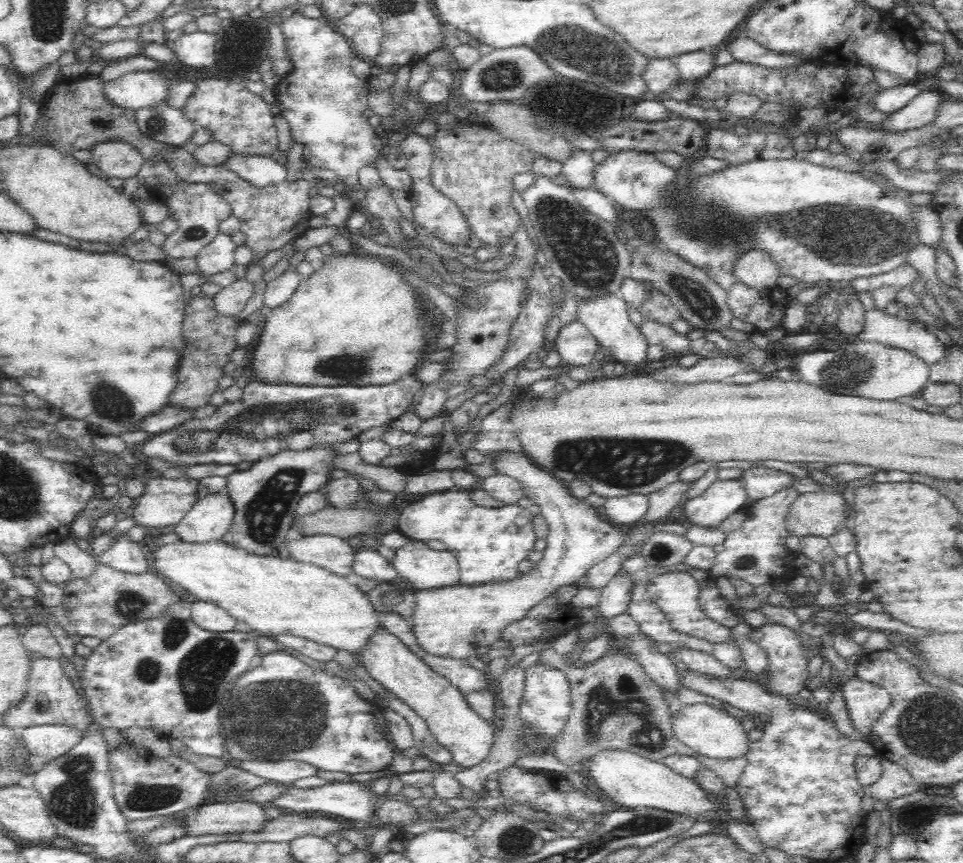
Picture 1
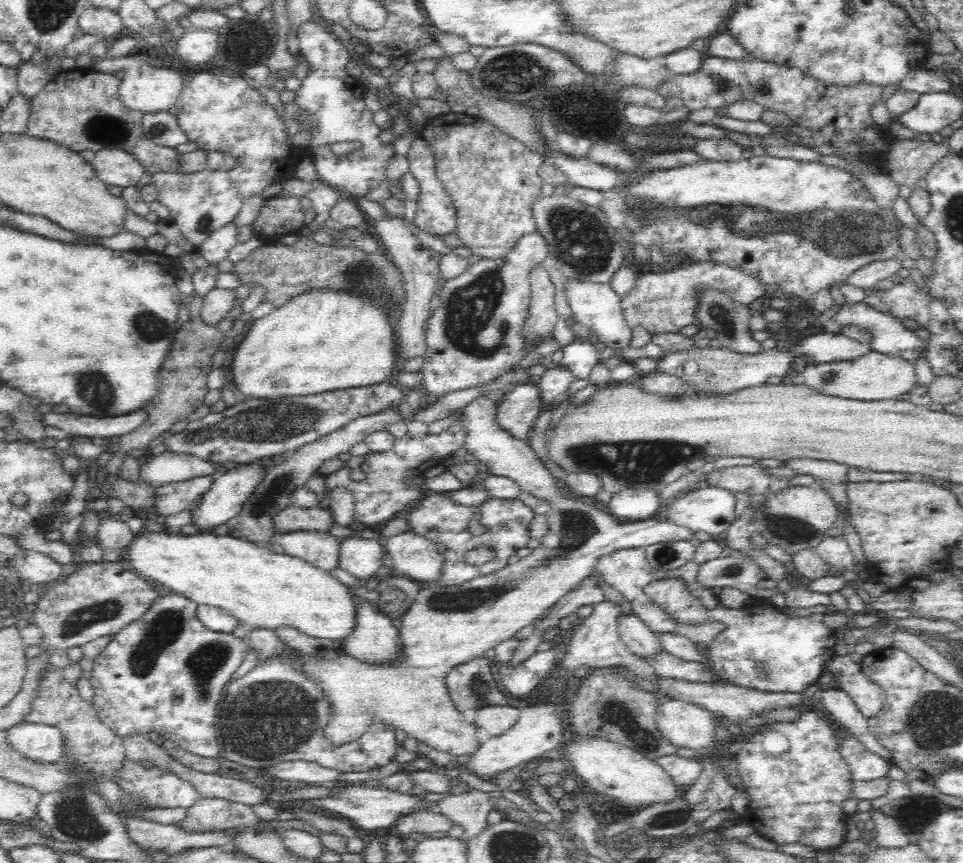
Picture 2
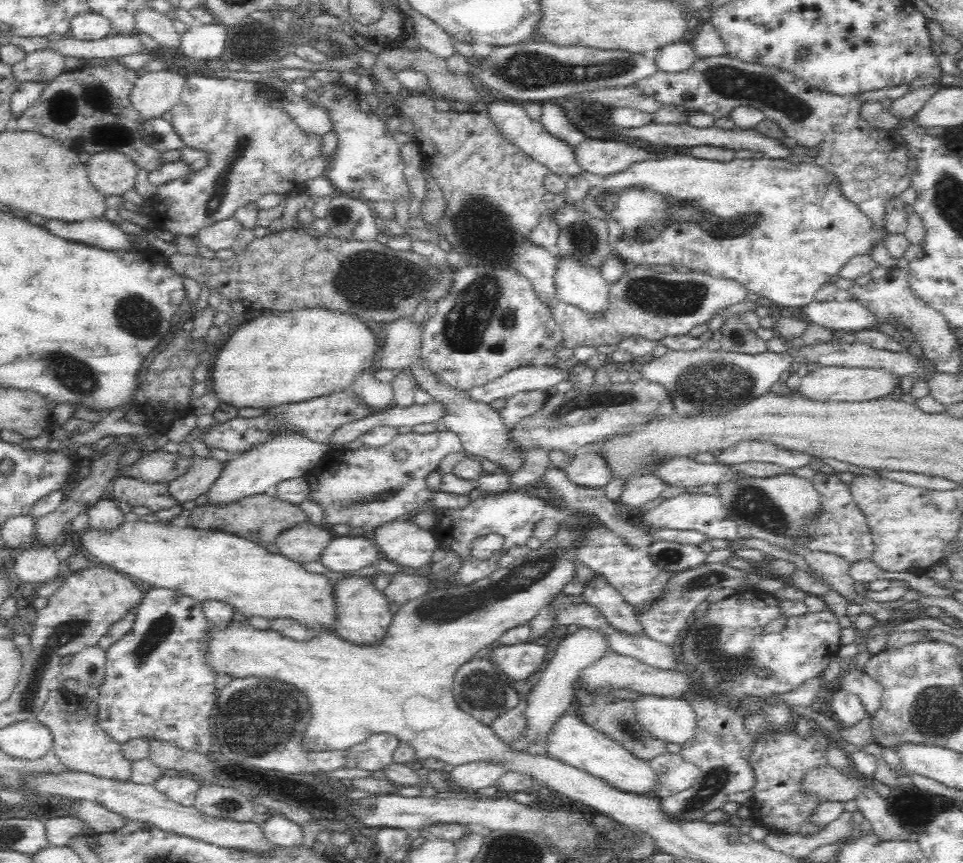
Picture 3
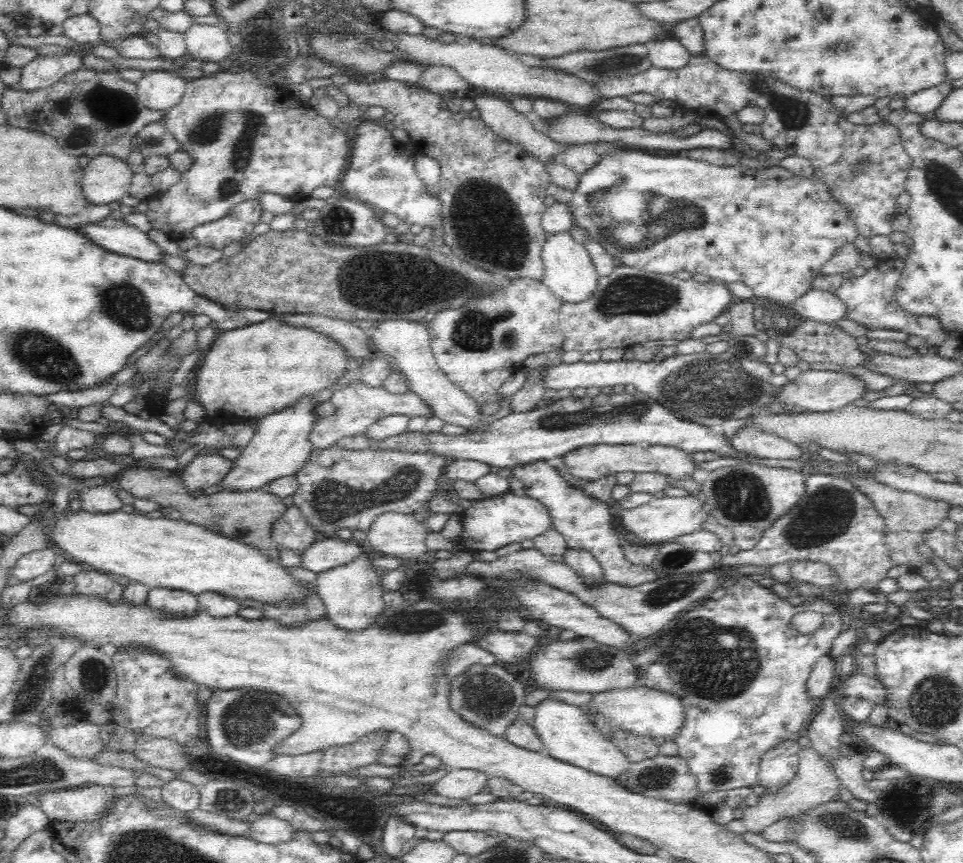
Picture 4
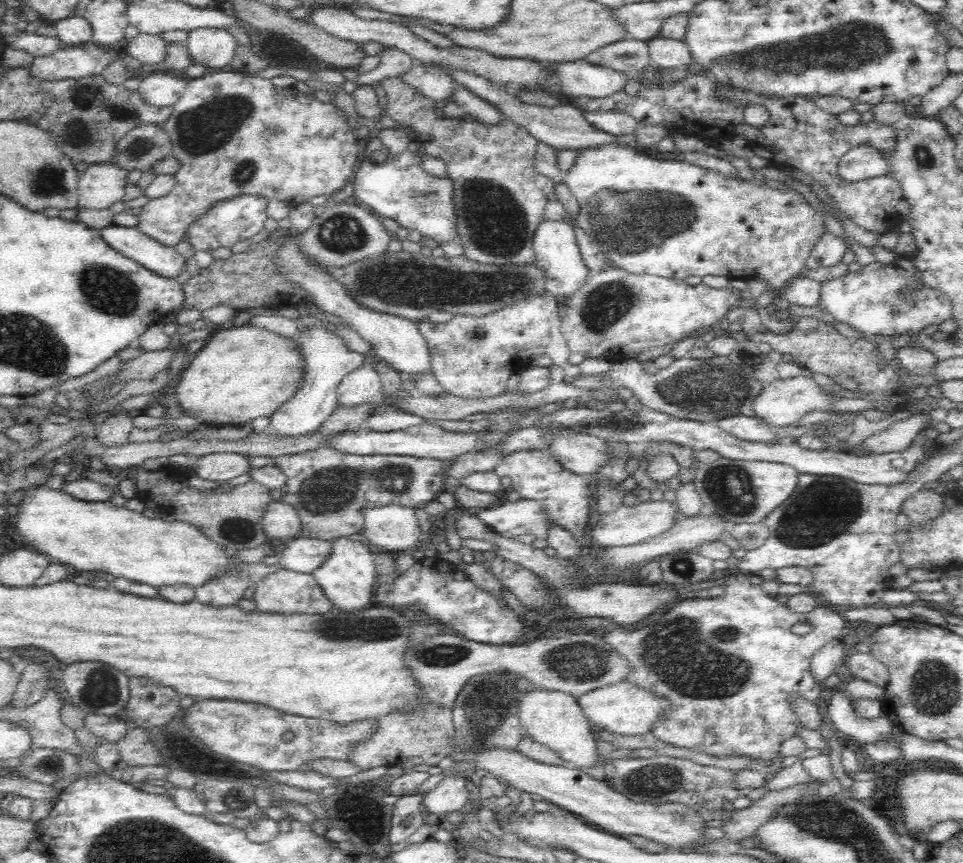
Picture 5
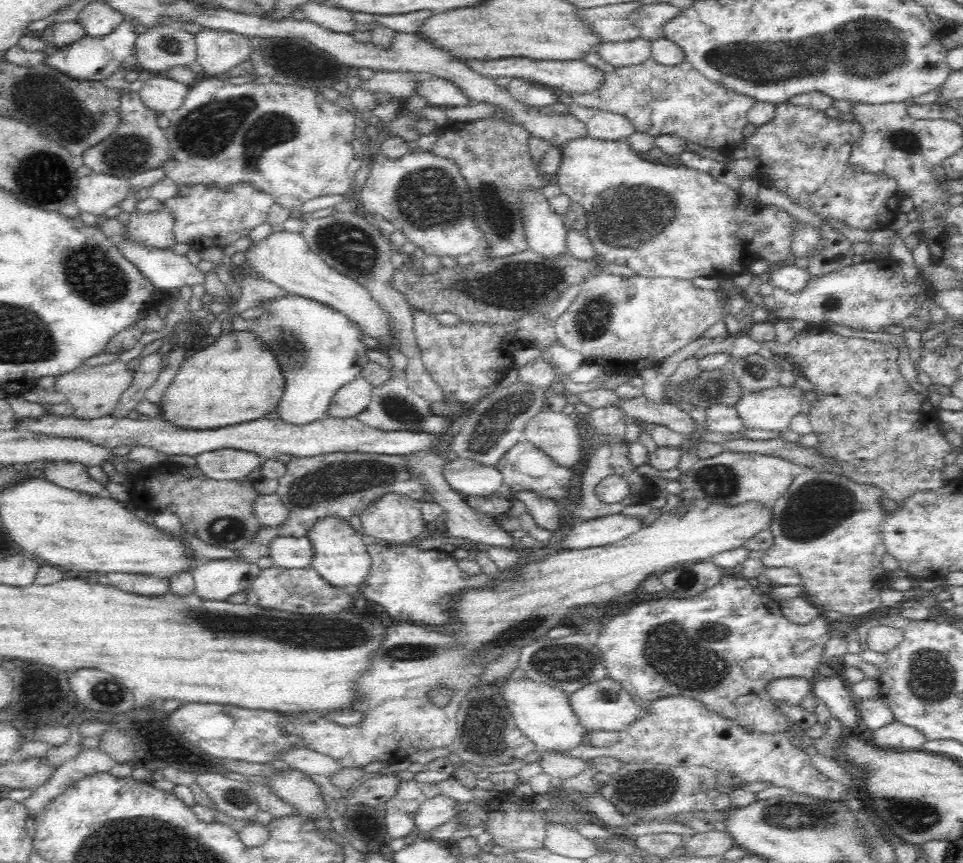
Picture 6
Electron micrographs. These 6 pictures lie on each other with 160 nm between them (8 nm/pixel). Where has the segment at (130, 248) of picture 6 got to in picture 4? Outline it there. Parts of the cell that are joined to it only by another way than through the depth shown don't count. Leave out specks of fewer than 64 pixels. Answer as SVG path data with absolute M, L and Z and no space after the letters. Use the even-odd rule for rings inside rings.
M112 216L96 224L78 228L86 237L102 249L121 256L128 256L151 264L163 264L164 251L135 226Z

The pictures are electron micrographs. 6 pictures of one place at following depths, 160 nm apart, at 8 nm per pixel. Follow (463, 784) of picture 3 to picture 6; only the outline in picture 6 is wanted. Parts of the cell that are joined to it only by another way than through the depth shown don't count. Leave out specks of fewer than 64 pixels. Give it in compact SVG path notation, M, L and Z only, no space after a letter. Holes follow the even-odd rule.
M436 796L422 802L414 814L414 833L428 836L432 830L448 822L456 814L457 802L446 796Z

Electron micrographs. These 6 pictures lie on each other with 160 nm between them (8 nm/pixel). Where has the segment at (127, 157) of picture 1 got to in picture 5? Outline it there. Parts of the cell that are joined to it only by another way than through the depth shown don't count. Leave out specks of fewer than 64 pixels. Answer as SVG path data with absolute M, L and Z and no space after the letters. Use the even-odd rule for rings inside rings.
M110 163L90 165L79 175L77 207L104 210L123 200L128 172Z

